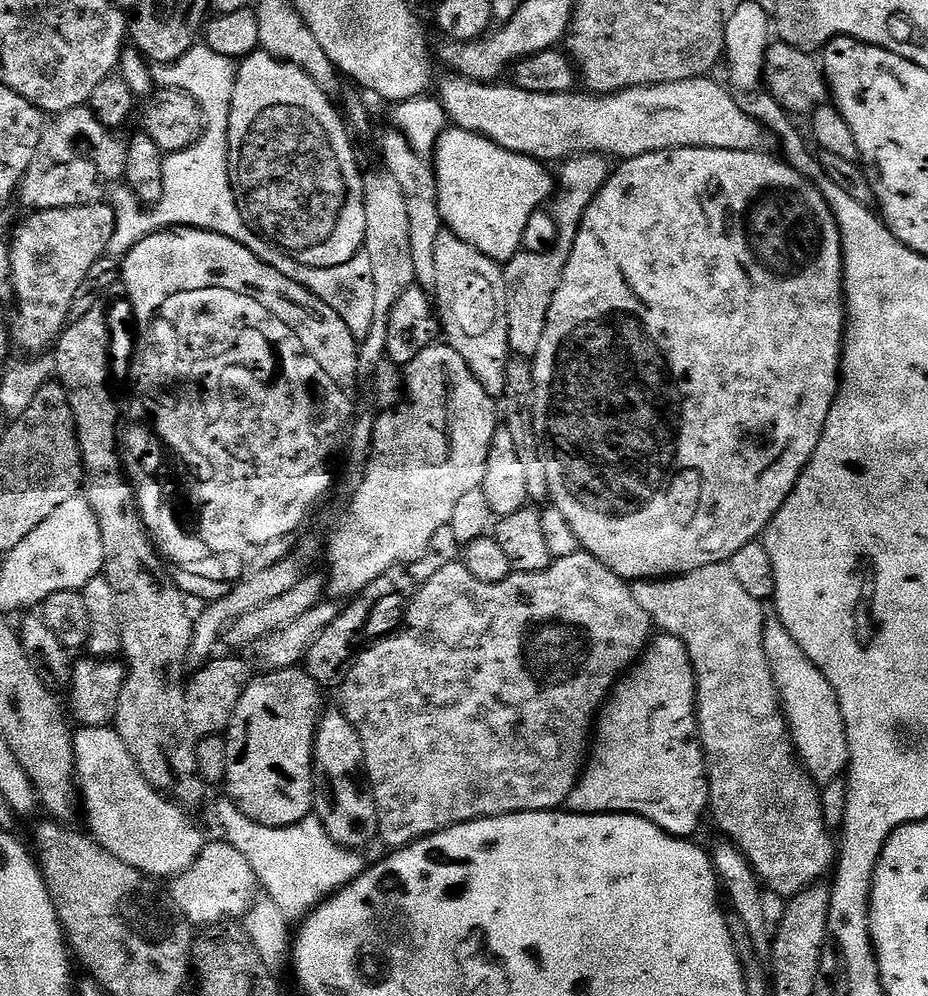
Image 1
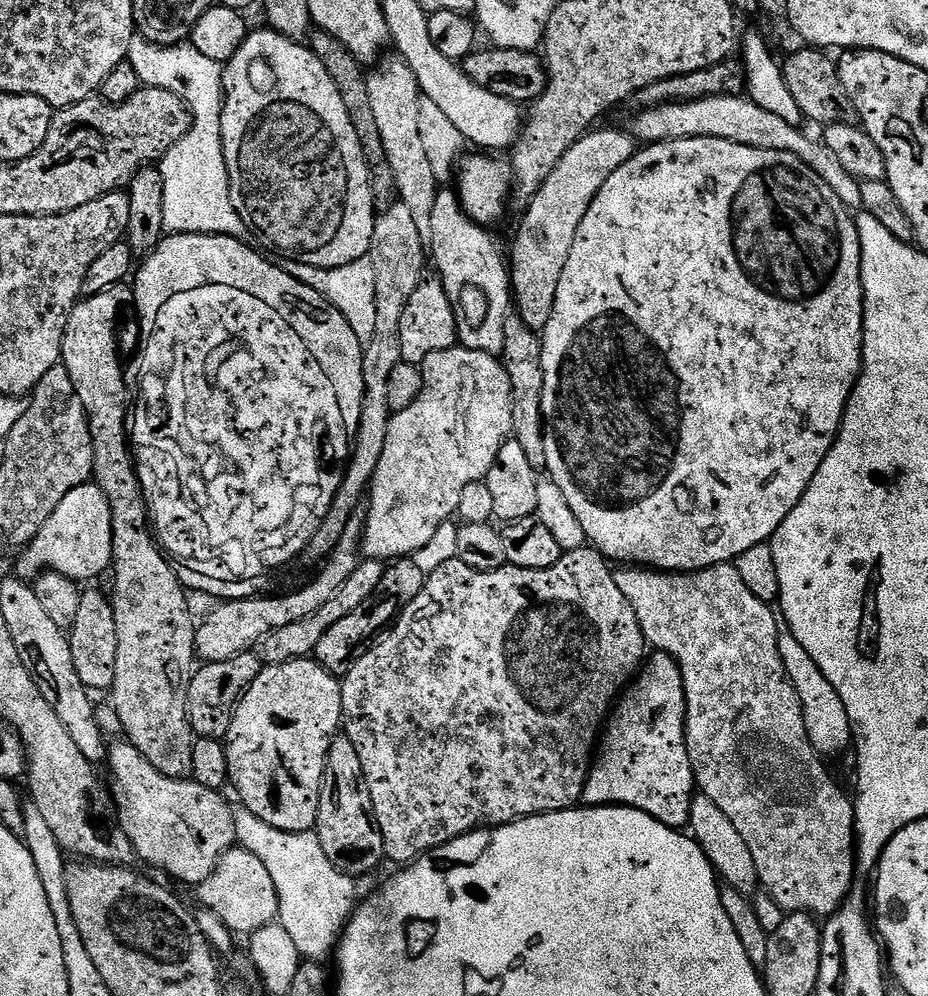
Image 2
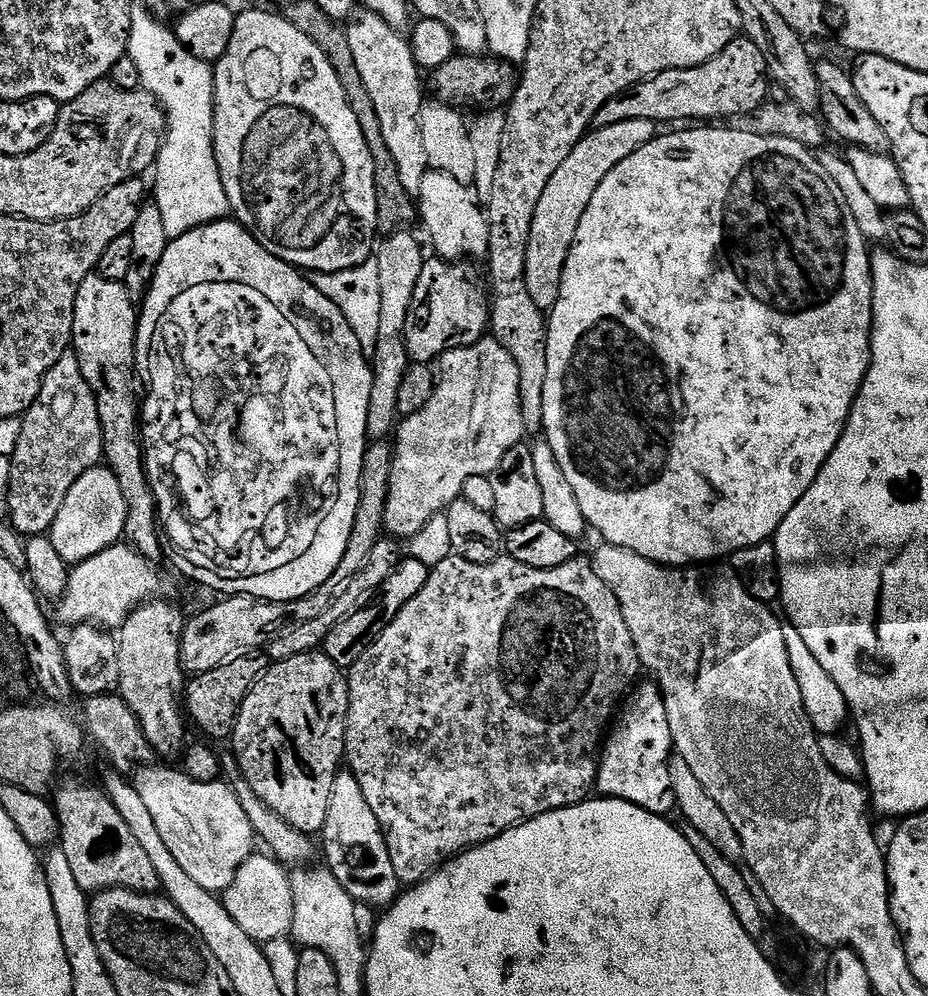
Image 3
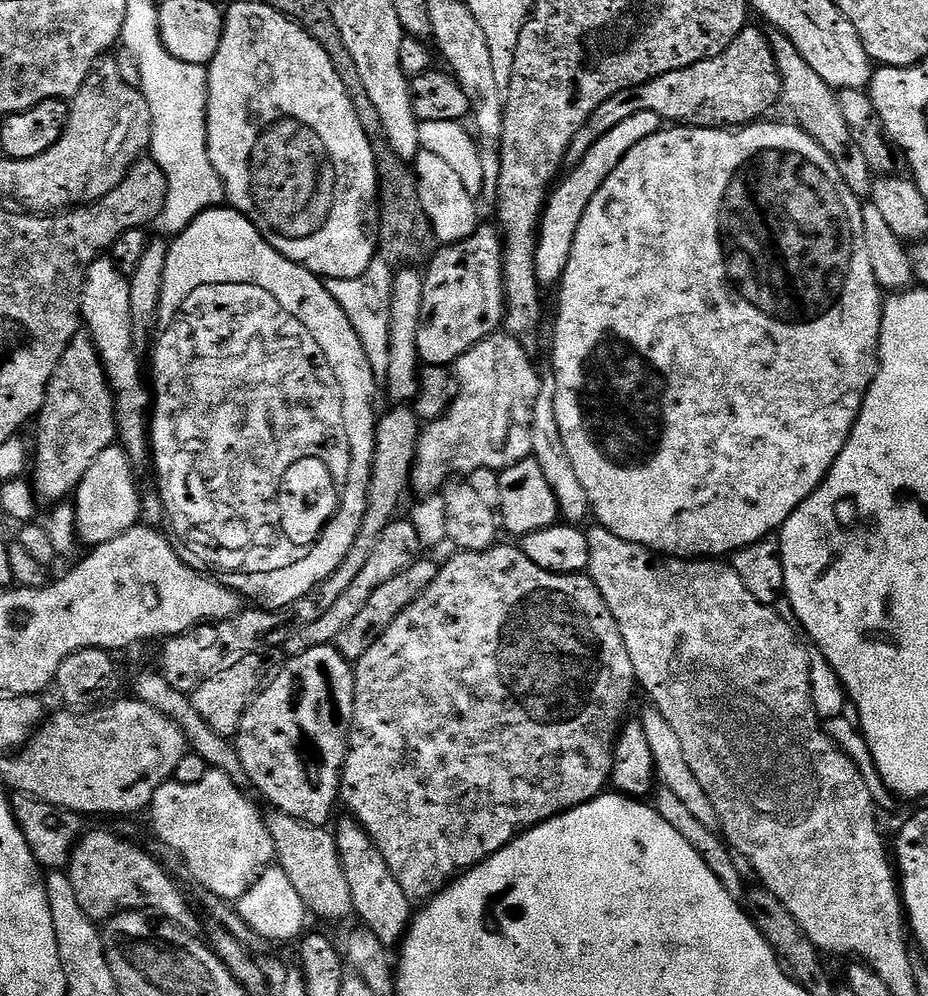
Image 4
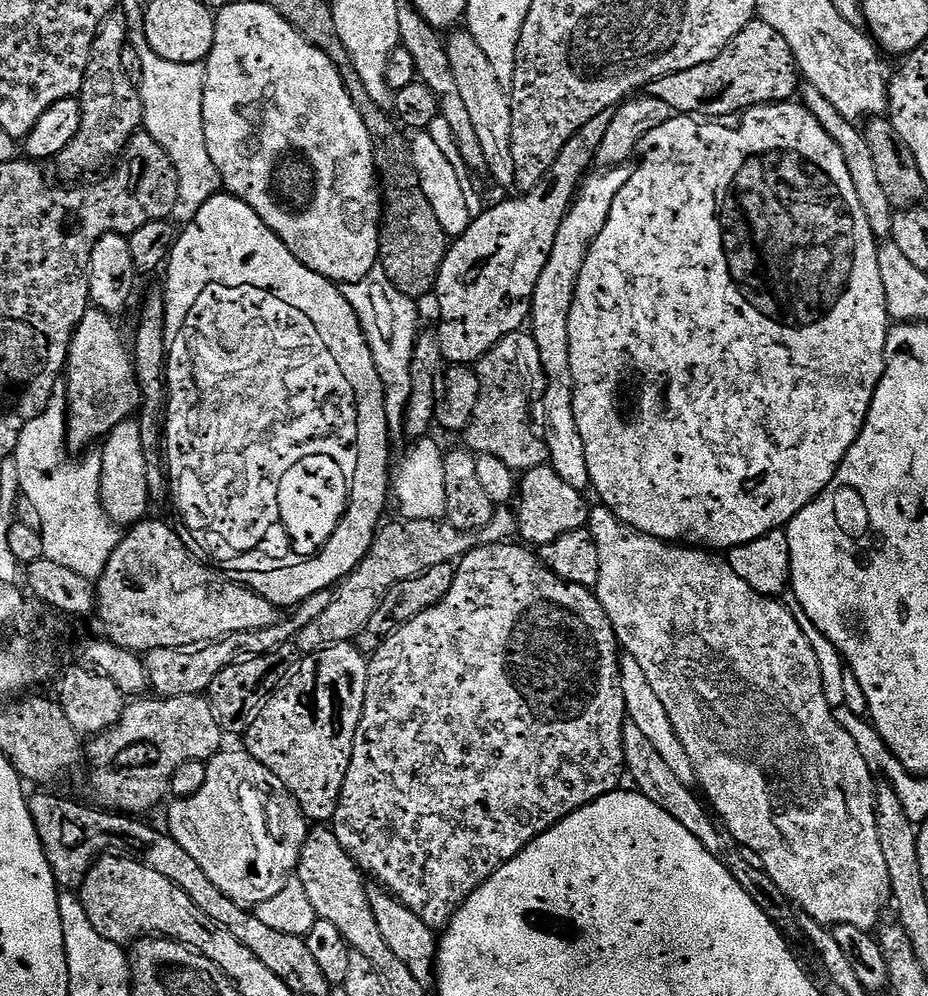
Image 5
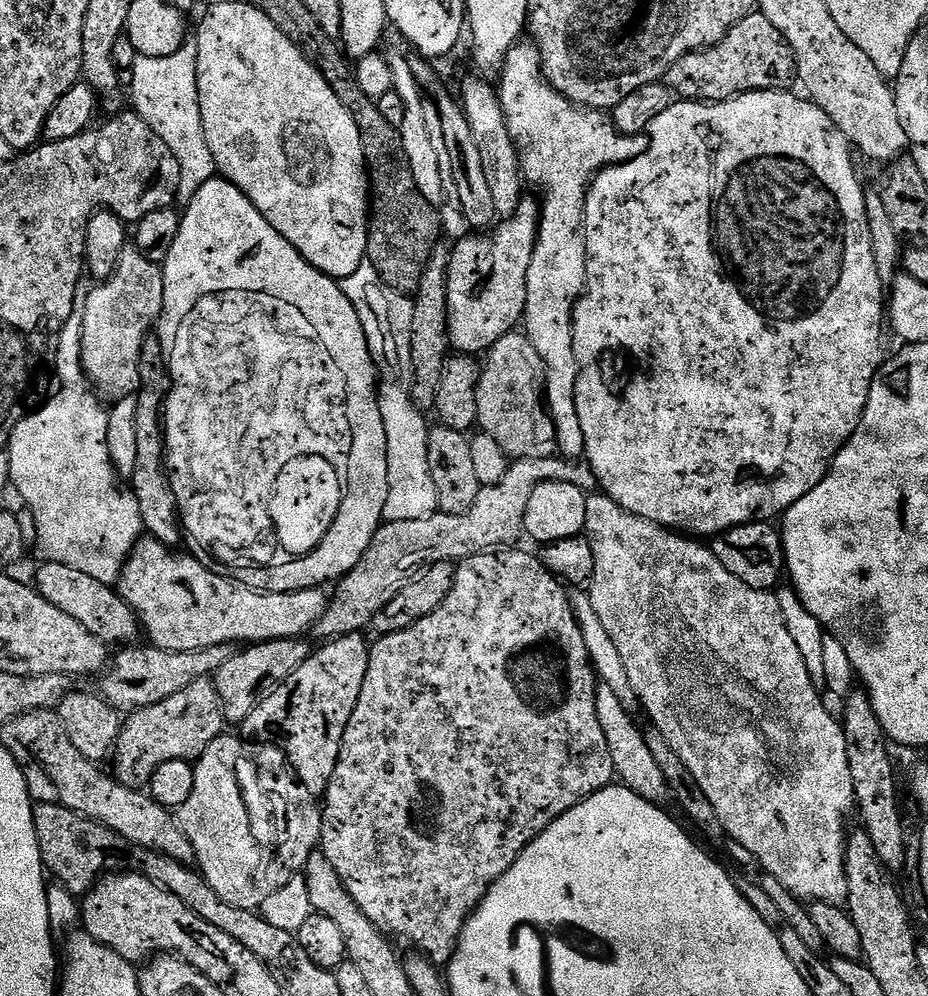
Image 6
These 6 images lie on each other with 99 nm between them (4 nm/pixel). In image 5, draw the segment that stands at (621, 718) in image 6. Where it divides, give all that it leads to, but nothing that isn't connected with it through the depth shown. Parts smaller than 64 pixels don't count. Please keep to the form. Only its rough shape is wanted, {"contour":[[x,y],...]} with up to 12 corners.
{"contour":[[631,722],[620,748],[635,791],[715,849],[709,809]]}

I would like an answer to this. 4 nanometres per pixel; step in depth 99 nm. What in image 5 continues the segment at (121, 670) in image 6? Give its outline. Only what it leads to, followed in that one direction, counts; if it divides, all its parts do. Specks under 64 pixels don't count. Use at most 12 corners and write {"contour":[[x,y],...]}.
{"contour":[[310,596],[289,620],[203,646],[152,648],[157,697],[199,696],[223,668],[277,651],[322,614]]}

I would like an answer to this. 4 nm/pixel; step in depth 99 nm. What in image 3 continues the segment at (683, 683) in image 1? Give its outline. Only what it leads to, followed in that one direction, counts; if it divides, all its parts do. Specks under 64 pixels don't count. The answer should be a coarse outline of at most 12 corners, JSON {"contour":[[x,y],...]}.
{"contour":[[659,683],[623,701],[594,788],[655,816],[676,808]]}

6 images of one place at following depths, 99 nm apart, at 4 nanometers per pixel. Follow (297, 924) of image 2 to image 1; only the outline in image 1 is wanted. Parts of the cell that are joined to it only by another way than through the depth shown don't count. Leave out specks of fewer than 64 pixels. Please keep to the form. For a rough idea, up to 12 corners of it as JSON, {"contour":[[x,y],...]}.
{"contour":[[216,808],[223,839],[296,922],[364,873],[313,814],[285,828]]}

